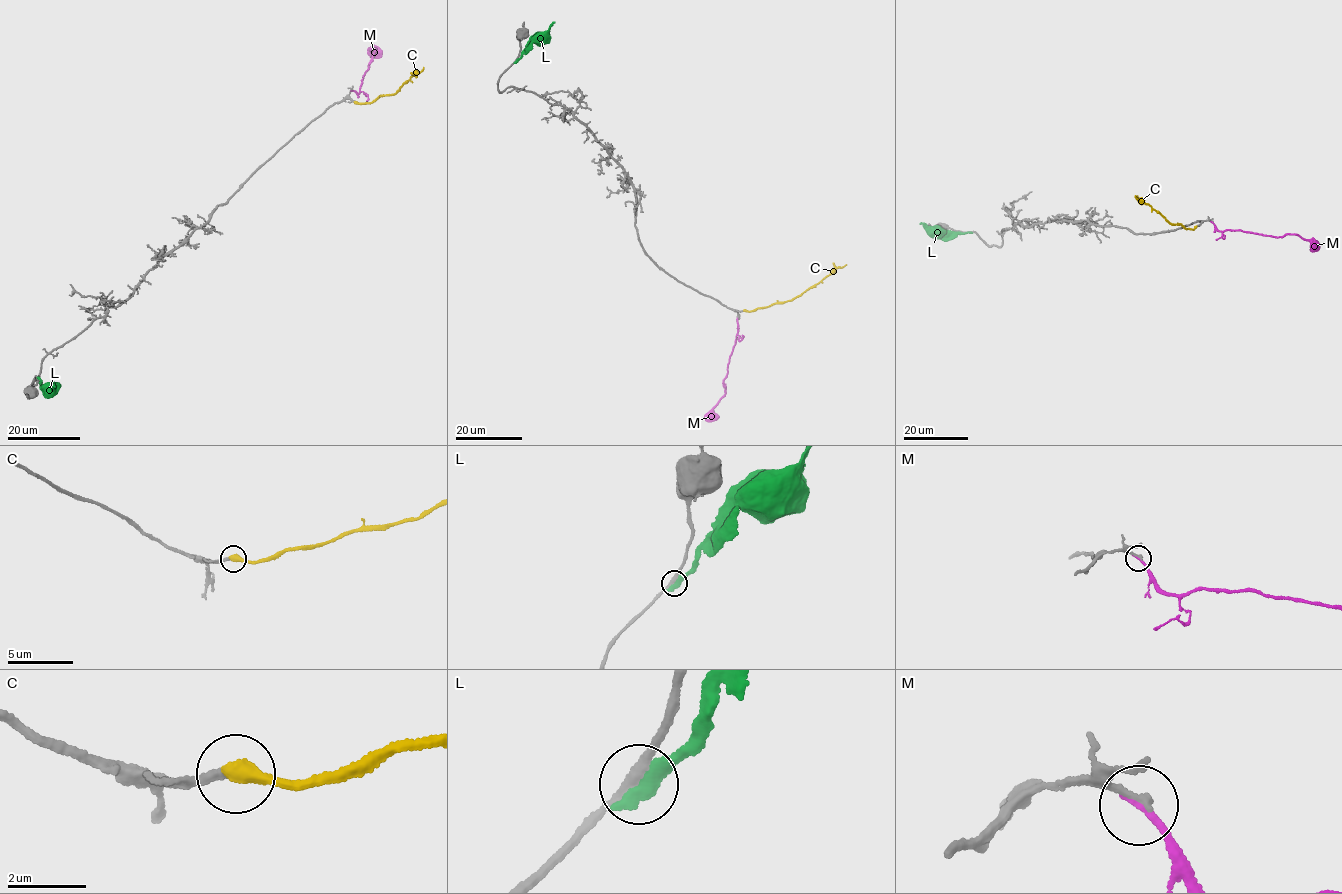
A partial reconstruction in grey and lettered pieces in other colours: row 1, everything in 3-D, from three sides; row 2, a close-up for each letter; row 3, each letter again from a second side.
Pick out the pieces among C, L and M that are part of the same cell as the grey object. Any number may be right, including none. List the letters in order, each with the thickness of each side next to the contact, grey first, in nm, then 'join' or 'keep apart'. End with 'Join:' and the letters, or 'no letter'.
C: calibres 240 and 480 nm; join
L: calibres 220 and 440 nm; keep apart
M: calibres 220 and 200 nm; keep apart
Join: C

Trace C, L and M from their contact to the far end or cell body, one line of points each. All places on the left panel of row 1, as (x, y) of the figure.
C: (355, 101), (370, 103), (380, 96), (393, 94), (423, 67)
L: (38, 377), (41, 388), (54, 387)
M: (352, 90), (358, 93), (360, 91), (376, 49), (371, 54)

